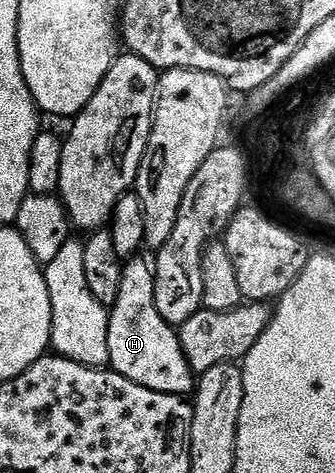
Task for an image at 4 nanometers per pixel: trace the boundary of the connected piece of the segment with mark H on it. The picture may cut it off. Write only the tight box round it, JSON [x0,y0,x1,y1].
[109,255,196,397]

